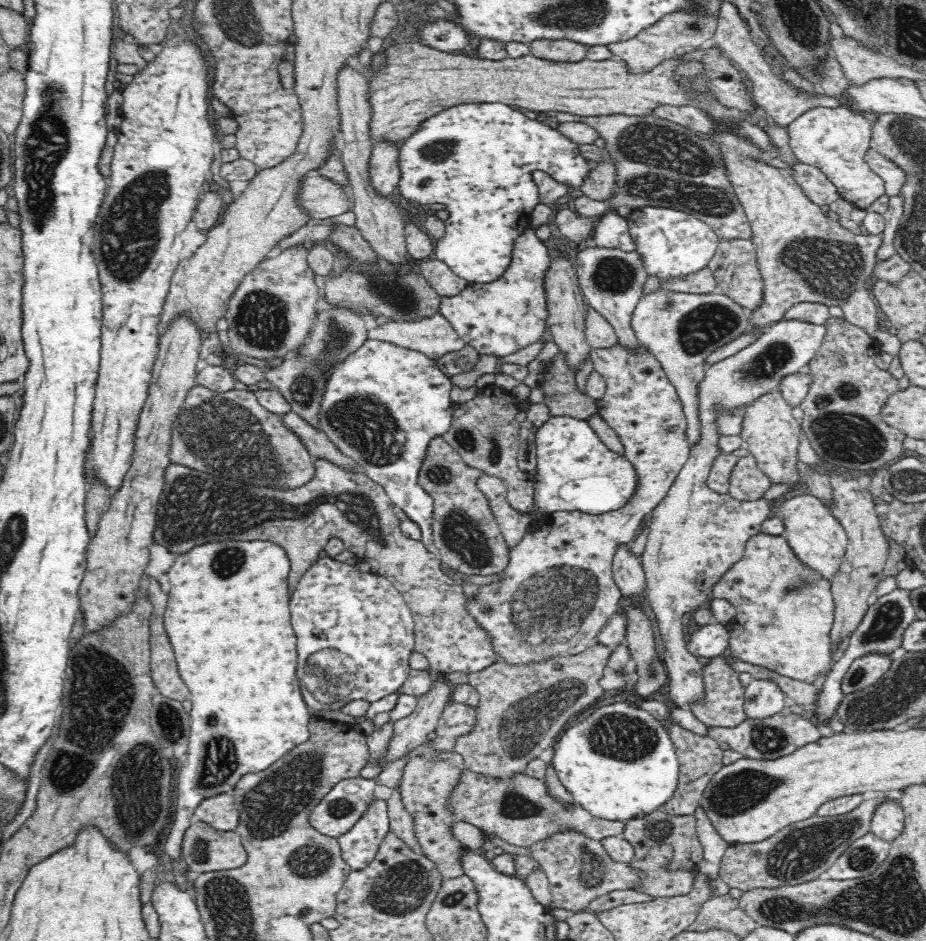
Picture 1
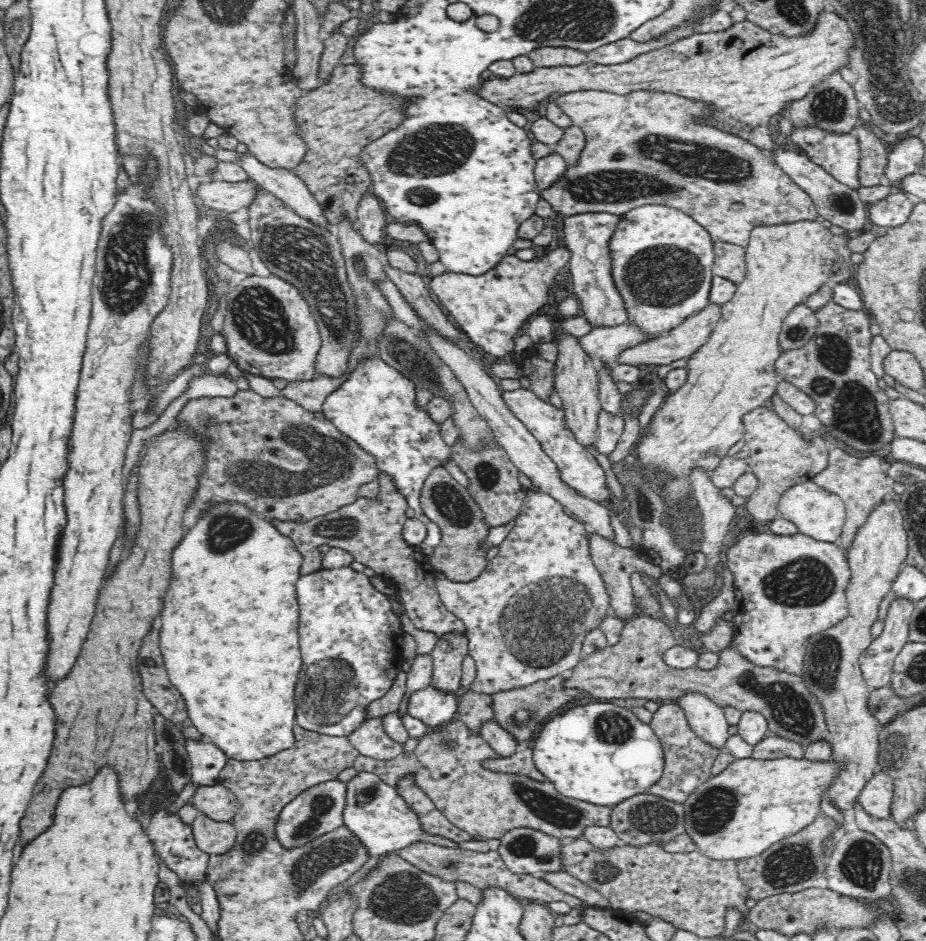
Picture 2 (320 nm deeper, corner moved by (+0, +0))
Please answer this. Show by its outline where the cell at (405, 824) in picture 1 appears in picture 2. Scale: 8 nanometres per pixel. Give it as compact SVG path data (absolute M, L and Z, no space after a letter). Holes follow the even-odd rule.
M412 843L400 850L400 857L406 862L413 864L420 871L428 875L437 876L446 882L467 882L479 889L502 889L508 895L514 897L521 903L527 904L549 904L552 902L564 902L571 908L584 909L586 904L582 903L575 896L566 894L554 888L539 875L516 874L512 872L503 861L501 854L497 850L488 852L476 852L465 849L448 848L446 846L435 845L432 843Z

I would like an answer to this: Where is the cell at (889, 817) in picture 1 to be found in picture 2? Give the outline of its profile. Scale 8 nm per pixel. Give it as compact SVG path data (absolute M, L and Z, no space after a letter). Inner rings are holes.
M884 770L875 773L862 788L857 800L875 819L890 818L894 783Z

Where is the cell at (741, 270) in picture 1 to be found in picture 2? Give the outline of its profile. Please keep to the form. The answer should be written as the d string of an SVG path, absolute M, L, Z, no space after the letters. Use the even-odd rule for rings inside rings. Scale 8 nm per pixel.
M713 241L713 245L713 274L729 279L736 286L741 284L746 276L745 248L722 241Z

